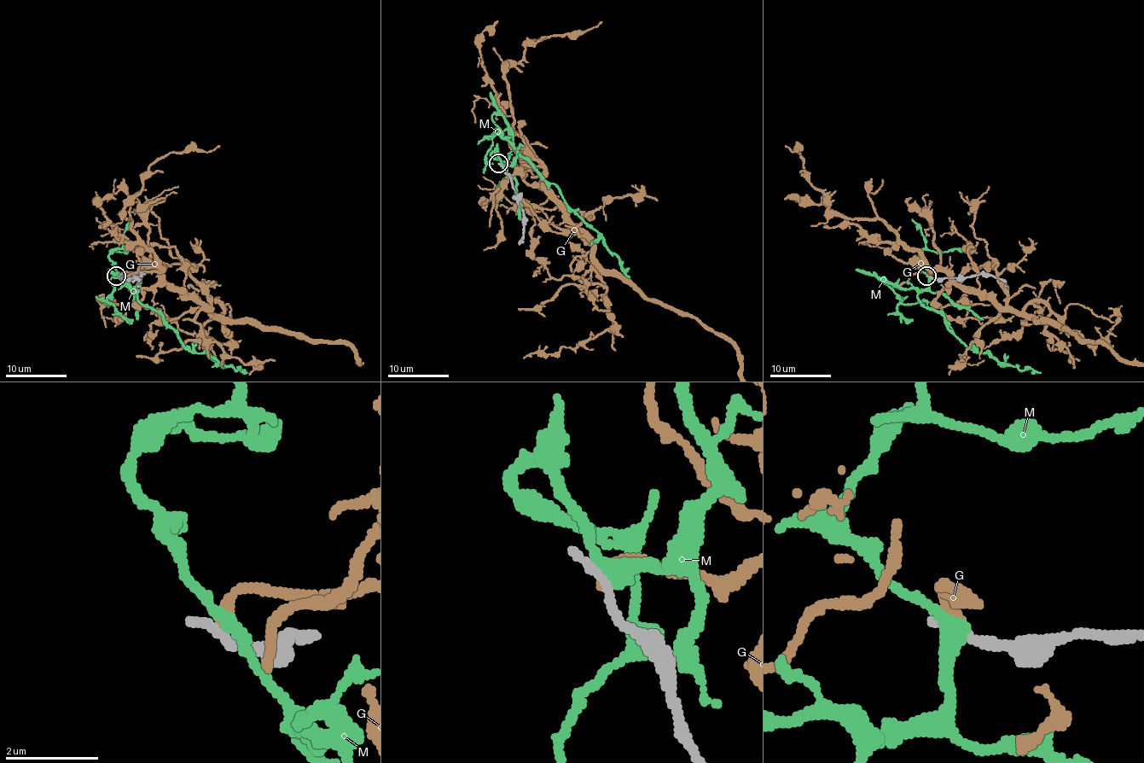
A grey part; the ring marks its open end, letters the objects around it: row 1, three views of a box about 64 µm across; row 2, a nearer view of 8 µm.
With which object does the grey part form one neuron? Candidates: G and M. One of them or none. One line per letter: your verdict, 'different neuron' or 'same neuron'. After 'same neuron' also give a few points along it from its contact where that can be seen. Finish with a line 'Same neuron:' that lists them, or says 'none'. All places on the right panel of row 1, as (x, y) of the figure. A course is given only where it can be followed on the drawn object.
G: different neuron
M: different neuron
Same neuron: none

